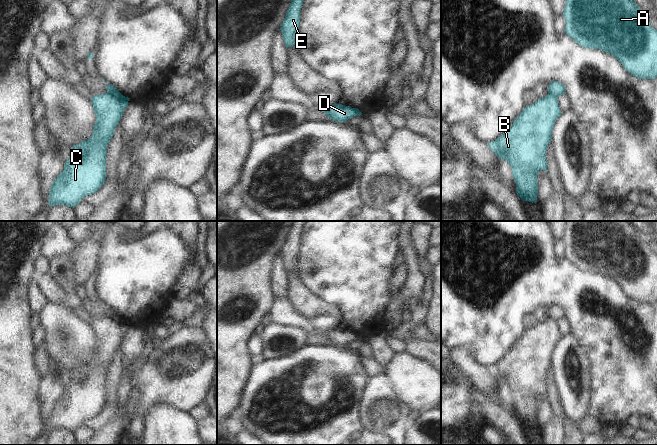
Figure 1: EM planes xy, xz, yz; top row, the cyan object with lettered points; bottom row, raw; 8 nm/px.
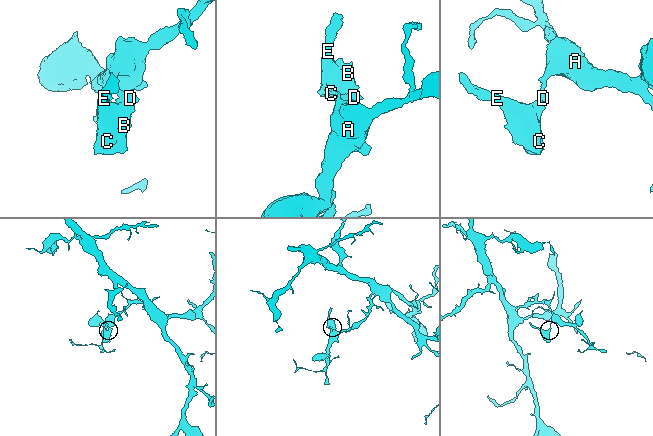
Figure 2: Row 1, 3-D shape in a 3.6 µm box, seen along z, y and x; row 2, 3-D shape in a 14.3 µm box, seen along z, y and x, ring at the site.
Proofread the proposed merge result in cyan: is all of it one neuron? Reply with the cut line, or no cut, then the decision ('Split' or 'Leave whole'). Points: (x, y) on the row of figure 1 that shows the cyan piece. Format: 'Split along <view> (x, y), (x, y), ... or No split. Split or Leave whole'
Split along xy (107, 92), (122, 97), (127, 101). Split

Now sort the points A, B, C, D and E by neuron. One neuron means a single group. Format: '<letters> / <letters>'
A D / B C E

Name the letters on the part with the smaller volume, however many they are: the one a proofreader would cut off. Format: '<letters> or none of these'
B, C, E

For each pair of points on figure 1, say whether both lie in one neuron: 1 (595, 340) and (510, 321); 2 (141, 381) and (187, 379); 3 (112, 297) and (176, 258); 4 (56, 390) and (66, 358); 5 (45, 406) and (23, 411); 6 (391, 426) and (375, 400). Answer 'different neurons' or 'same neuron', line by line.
1: same neuron
2: same neuron
3: same neuron
4: different neurons
5: different neurons
6: same neuron

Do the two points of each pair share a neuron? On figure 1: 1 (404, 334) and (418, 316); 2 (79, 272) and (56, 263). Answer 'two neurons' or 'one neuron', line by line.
1: one neuron
2: two neurons

